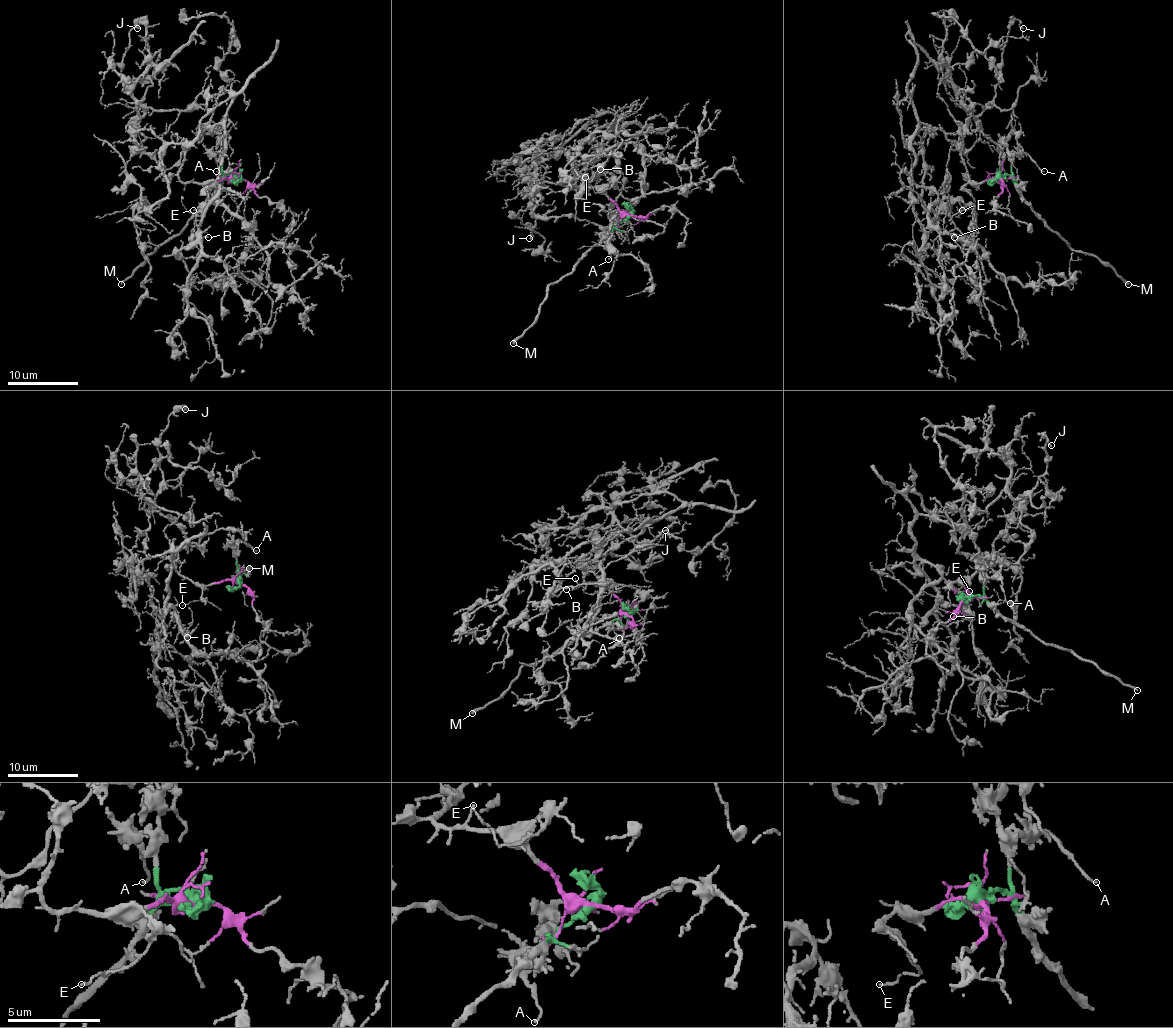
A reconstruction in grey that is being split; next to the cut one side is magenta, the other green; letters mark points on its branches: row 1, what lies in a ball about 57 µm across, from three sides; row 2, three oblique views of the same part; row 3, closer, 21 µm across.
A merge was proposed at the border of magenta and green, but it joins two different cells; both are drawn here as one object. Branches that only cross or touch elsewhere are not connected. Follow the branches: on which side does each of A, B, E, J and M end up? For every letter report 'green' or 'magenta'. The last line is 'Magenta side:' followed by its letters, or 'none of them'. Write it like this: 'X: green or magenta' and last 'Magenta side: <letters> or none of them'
A: green
B: magenta
E: magenta
J: magenta
M: green
Magenta side: B, E, J

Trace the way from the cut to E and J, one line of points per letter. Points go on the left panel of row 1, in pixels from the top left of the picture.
E: (237, 181), (226, 179), (214, 182), (219, 186), (219, 195), (207, 205), (193, 210)
J: (237, 181), (179, 179), (184, 142), (168, 128), (179, 112), (140, 116), (121, 73), (137, 28)

